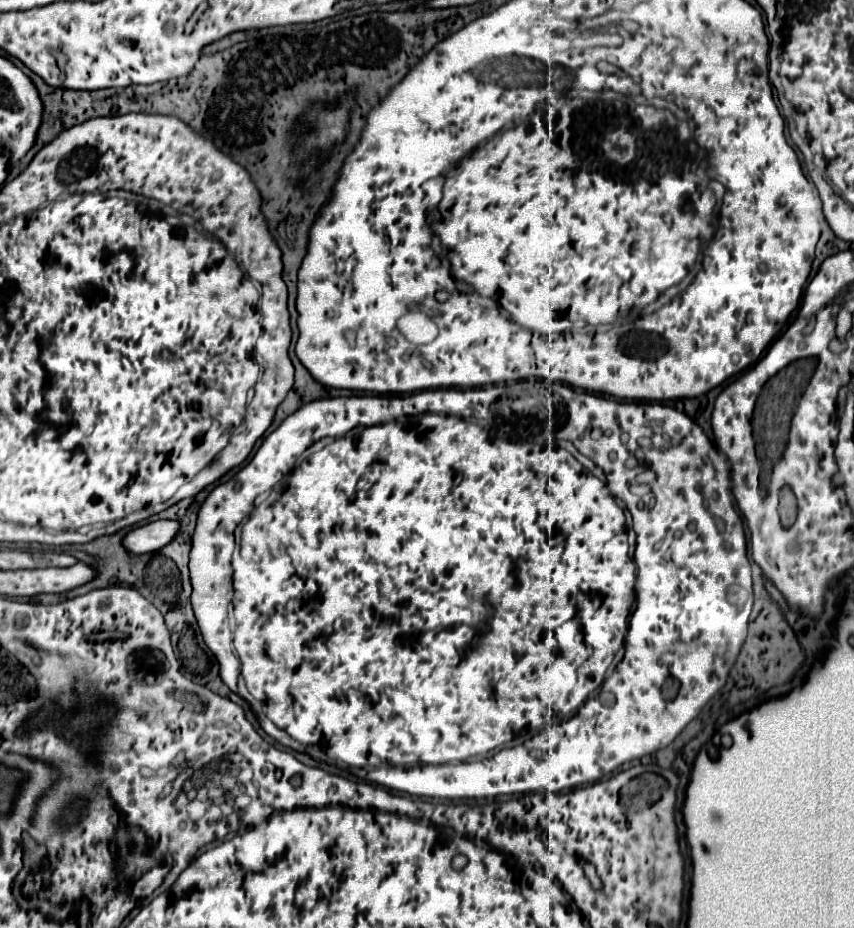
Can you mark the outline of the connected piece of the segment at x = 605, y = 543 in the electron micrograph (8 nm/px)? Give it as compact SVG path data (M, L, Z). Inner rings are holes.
M527 379L527 381L523 381L523 383L517 383L517 385L505 385L505 387L485 387L485 389L467 389L467 391L463 391L463 389L431 389L431 391L421 391L421 393L413 393L413 395L393 395L393 397L377 397L377 395L365 395L365 397L335 397L335 399L317 399L317 401L311 401L311 403L307 403L307 405L303 405L303 407L299 407L299 409L297 409L297 411L295 411L295 413L293 413L293 415L289 415L289 417L287 417L287 419L285 419L285 421L283 421L283 423L281 423L281 425L279 425L279 427L277 427L277 429L275 429L275 431L273 431L273 433L271 433L271 435L267 435L267 437L265 437L265 439L263 439L263 443L261 443L261 447L259 447L259 449L257 449L257 453L255 453L255 457L253 457L253 459L251 459L251 461L249 461L249 463L247 463L247 465L245 465L245 467L243 467L243 469L239 469L239 471L237 471L237 473L235 473L235 475L233 475L233 477L231 477L231 479L229 479L229 481L227 481L227 483L223 483L223 485L217 485L217 487L215 487L215 489L213 489L213 491L211 491L211 493L209 493L209 497L207 497L207 499L205 499L205 503L203 503L203 505L201 505L201 511L199 511L199 513L197 513L197 527L195 527L195 533L193 533L193 539L191 539L191 553L189 553L189 571L191 571L191 585L193 585L193 593L191 593L191 607L193 607L193 613L195 613L195 619L197 619L197 625L199 625L199 631L201 631L201 635L203 635L203 639L205 639L205 645L207 645L207 647L209 647L209 649L211 649L211 651L213 651L213 655L215 655L215 659L217 659L217 661L219 661L219 675L221 675L221 679L223 679L223 683L225 683L225 685L227 685L227 687L229 687L229 689L231 689L231 691L235 691L235 689L237 689L237 687L235 687L235 679L237 679L237 667L239 667L239 665L241 665L241 675L243 675L243 679L245 679L245 685L247 685L247 689L249 689L249 693L251 693L251 695L253 695L253 697L255 697L255 699L257 699L257 701L261 701L261 703L263 703L263 713L265 713L265 715L267 715L267 717L269 717L269 721L271 721L271 725L261 725L261 727L263 727L263 731L265 731L265 733L267 733L267 735L271 735L271 737L273 737L273 739L275 739L275 741L279 741L279 743L281 743L281 745L285 745L285 747L289 747L289 749L293 749L293 751L295 751L295 749L299 749L299 747L301 747L301 749L305 749L305 751L309 751L309 753L311 753L311 751L313 751L313 757L325 757L325 759L337 759L337 761L343 761L343 763L345 763L345 765L349 765L349 767L355 767L355 769L363 769L363 767L371 767L371 771L367 771L367 777L365 777L365 779L367 779L367 781L371 781L371 783L377 783L377 785L383 785L383 787L387 787L387 789L393 789L393 791L401 791L401 793L409 793L409 795L415 795L415 797L433 797L433 799L493 799L493 797L497 797L497 795L515 795L515 793L535 793L535 791L551 791L551 793L559 793L559 791L565 791L565 789L573 789L573 787L579 787L579 785L585 785L585 783L595 783L595 781L599 781L599 779L601 779L601 777L605 777L605 775L611 775L611 773L613 773L613 771L615 771L615 769L617 769L617 767L621 767L621 765L623 765L623 763L629 763L629 761L633 761L633 759L641 759L641 757L645 757L645 755L649 755L649 753L655 753L655 751L659 751L659 749L665 749L665 747L667 747L667 745L669 745L669 743L671 743L671 741L673 741L673 739L675 739L675 737L677 737L677 735L679 735L679 733L681 733L681 731L683 731L683 727L685 727L685 725L687 725L687 723L689 723L689 721L693 721L693 719L695 719L695 717L697 717L697 715L699 715L699 711L701 711L701 709L703 709L703 705L705 705L705 703L707 703L707 701L709 701L709 699L711 699L711 697L713 697L713 695L715 695L715 693L717 693L717 691L719 691L719 689L721 689L721 687L723 687L723 685L725 685L725 681L727 681L727 675L729 675L729 671L731 671L731 667L733 667L733 663L735 663L735 659L737 659L737 655L739 655L739 651L741 651L741 645L743 645L743 643L745 643L745 637L747 637L747 621L749 621L749 615L751 615L751 607L753 607L753 587L751 587L751 563L749 563L749 559L747 559L747 541L745 541L745 531L743 531L743 521L741 521L741 517L739 517L739 513L737 513L737 511L735 511L735 509L733 509L733 497L731 497L731 467L729 467L729 461L727 461L727 459L725 459L725 455L721 455L721 451L719 451L719 449L717 449L717 447L715 447L715 445L713 445L713 443L711 443L711 441L709 441L709 437L707 437L707 435L705 435L705 433L703 433L703 429L701 429L701 427L699 427L699 425L697 425L697 423L695 423L695 421L693 421L693 419L691 419L691 417L689 417L689 415L685 415L685 413L681 413L681 411L677 411L677 409L673 409L673 407L667 407L667 405L661 405L661 403L633 403L633 401L615 401L615 399L607 399L607 397L601 397L601 395L593 395L593 393L587 393L587 391L579 391L579 389L573 389L573 387L569 387L569 385L563 385L563 383L555 383L555 381L547 381L547 379ZM507 403L513 403L513 405L515 405L515 403L523 403L523 411L521 411L521 413L519 413L519 411L503 411L503 409L505 409L505 407L501 407L501 411L497 411L497 413L495 413L495 405L507 405ZM593 429L601 429L601 437L599 437L599 439L591 439L591 431L593 431ZM609 435L611 435L611 437L617 437L617 441L621 441L621 443L611 443L611 445L615 445L615 447L613 447L613 449L607 449L607 447L605 447L605 437L609 437ZM323 437L333 437L333 441L331 441L331 443L329 443L329 445L327 445L327 447L323 447L323 449L321 449L321 451L317 451L317 453L313 453L313 455L309 455L309 457L305 457L305 459L301 459L301 461L297 461L297 459L299 459L299 457L301 457L301 453L303 453L303 451L305 451L305 449L307 449L307 447L309 447L309 445L313 445L313 443L315 443L315 441L319 441L319 439L323 439ZM553 437L555 437L555 439L569 439L569 441L571 441L571 443L573 443L573 445L575 445L575 447L577 447L577 450L578 450L578 451L579 451L579 452L580 452L580 453L581 453L581 454L583 454L583 455L584 455L584 456L586 456L586 457L588 457L588 458L590 458L590 459L591 459L591 460L592 460L592 461L595 461L595 463L597 463L597 465L599 465L599 467L601 467L601 469L603 469L603 471L605 471L605 474L604 474L604 473L603 473L603 471L602 471L602 470L601 470L601 469L600 469L600 468L598 468L598 467L597 467L597 466L595 466L595 467L594 467L594 469L593 469L593 470L592 470L592 471L593 471L593 475L594 475L594 476L597 476L597 477L598 477L598 478L600 478L600 479L597 479L597 477L593 477L593 475L591 475L591 473L589 473L589 471L587 471L587 469L585 469L585 467L583 467L583 465L581 465L581 463L579 463L579 461L577 461L577 459L575 459L575 457L573 457L573 455L571 455L571 453L569 453L569 451L567 451L567 449L561 449L561 447L559 447L559 445L557 445L557 443L553 443L553 441L551 441L551 439L553 439ZM645 441L649 441L649 447L645 447L645 445L641 445L641 443L645 443ZM637 447L641 447L641 451L643 451L643 453L647 453L647 457L649 457L649 463L651 463L651 465L655 465L655 467L661 467L661 483L659 483L659 485L657 485L657 487L655 487L655 493L653 493L653 499L647 499L647 501L643 501L643 499L641 499L641 497L637 497L637 495L635 495L635 493L631 493L631 485L633 485L633 479L629 479L629 475L633 475L633 471L629 471L629 469L627 469L627 467L625 467L625 459L629 459L629 455L633 455L633 451L637 451ZM277 475L285 475L285 477L283 477L283 479L281 479L281 481L279 481L279 483L277 483ZM269 487L275 487L275 489L273 489L273 491L271 491L271 493L269 493L269 497L267 497L267 499L265 499L265 501L263 501L263 503L265 503L265 505L261 505L261 507L257 507L257 509L255 509L255 507L253 507L253 501L255 501L255 497L257 497L257 495L259 495L259 493L263 493L263 491L269 491ZM611 493L613 493L613 495L615 495L615 497L621 497L621 499L623 499L623 501L625 501L625 503L627 503L627 507L629 507L629 511L631 511L631 514L630 514L630 512L629 512L629 511L628 511L628 510L627 510L627 508L626 508L626 506L625 506L625 504L624 504L624 503L623 503L623 502L619 502L619 501L618 501L618 504L619 504L619 505L621 505L621 507L622 507L622 508L623 508L623 509L624 509L624 513L623 513L623 509L621 509L621 507L619 507L619 505L617 505L617 503L615 503L615 499L613 499L613 495L611 495ZM247 515L249 515L249 525L247 525L247 527L245 527L245 531L243 531L243 535L241 535L241 539L243 539L243 541L241 541L241 549L239 549L239 551L237 551L237 555L233 555L233 559L231 559L231 553L233 553L233 549L235 549L235 537L233 537L233 531L235 531L235 527L237 527L237 525L239 525L239 523L241 523L241 521L243 521L243 519L245 519L245 517L247 517ZM665 515L673 515L673 521L675 521L675 523L677 523L677 527L675 527L675 533L667 533L667 517L665 517ZM634 585L635 585L635 591L637 591L637 609L635 609L635 613L633 613L633 615L631 615L631 607L633 607L633 603L634 603L634 601L635 601L635 591L634 591ZM229 603L233 603L233 613L235 613L235 623L233 623L233 629L231 629L231 627L229 627L229 617L227 617L227 605L229 605ZM671 627L677 627L677 635L669 635L669 629L671 629ZM623 645L625 645L625 655L623 655L623 659L621 659L621 661L619 661L619 665L617 665L617 667L615 667L615 669L613 669L613 673L611 673L611 675L609 675L609 677L607 677L607 679L605 679L605 673L607 673L607 669L609 669L609 667L611 667L611 665L613 665L613 661L615 661L615 655L617 655L617 653L619 653L619 649L623 649Z

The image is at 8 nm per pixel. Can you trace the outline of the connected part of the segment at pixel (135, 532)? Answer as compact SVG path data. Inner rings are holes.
M153 521L153 523L141 525L131 529L123 537L123 547L135 555L155 553L175 537L177 529L179 529L177 521Z

